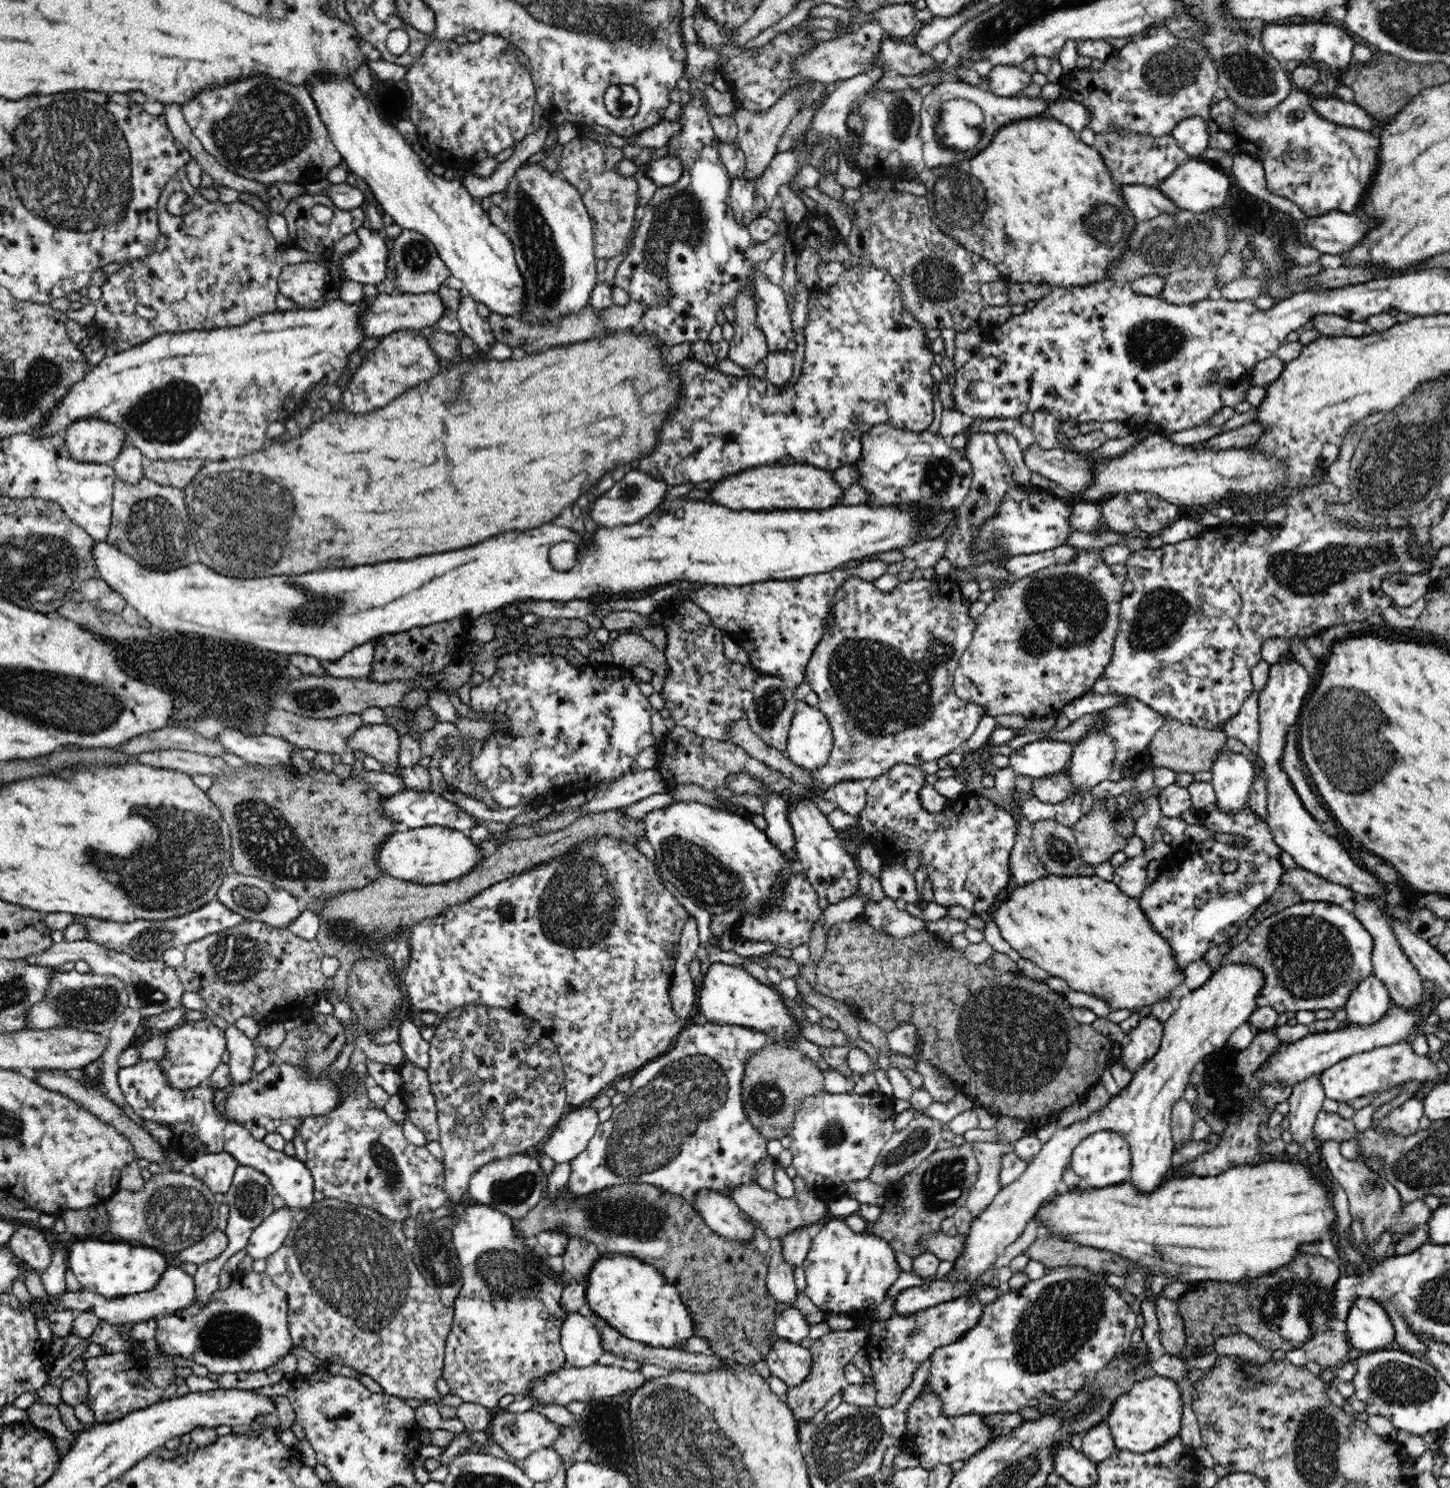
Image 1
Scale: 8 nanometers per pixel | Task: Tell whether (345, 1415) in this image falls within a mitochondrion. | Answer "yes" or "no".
no

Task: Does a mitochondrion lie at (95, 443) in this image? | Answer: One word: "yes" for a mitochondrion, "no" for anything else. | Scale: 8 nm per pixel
no

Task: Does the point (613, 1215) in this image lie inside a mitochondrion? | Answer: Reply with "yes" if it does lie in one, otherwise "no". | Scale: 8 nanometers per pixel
yes

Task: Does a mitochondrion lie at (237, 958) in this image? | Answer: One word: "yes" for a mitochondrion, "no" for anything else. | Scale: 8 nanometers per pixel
yes

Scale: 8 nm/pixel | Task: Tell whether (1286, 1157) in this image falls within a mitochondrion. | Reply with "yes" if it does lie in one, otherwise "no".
no

